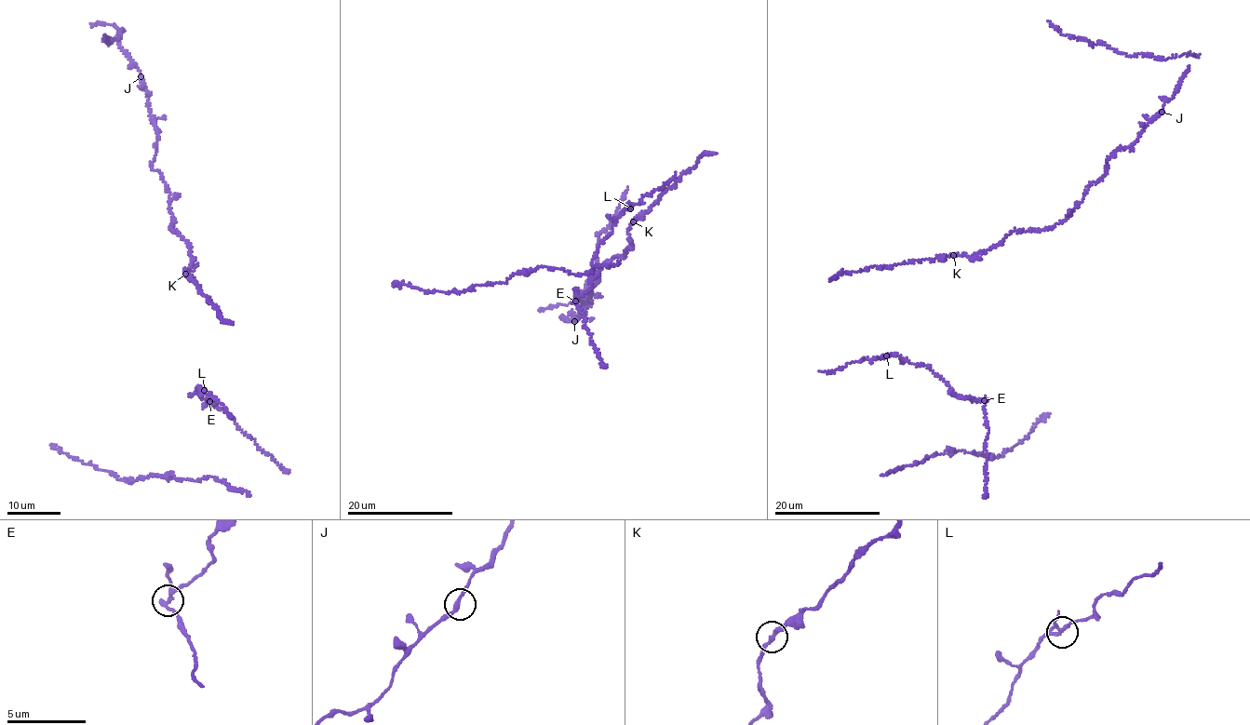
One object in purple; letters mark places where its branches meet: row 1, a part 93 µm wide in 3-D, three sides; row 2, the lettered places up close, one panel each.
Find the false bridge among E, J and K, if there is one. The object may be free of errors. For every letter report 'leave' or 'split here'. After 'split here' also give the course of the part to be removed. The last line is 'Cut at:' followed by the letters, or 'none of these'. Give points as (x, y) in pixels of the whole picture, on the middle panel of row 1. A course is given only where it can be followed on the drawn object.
E: split here; course (575, 301), (590, 287), (598, 243), (615, 220), (676, 173)
J: leave
K: leave
Cut at: E

